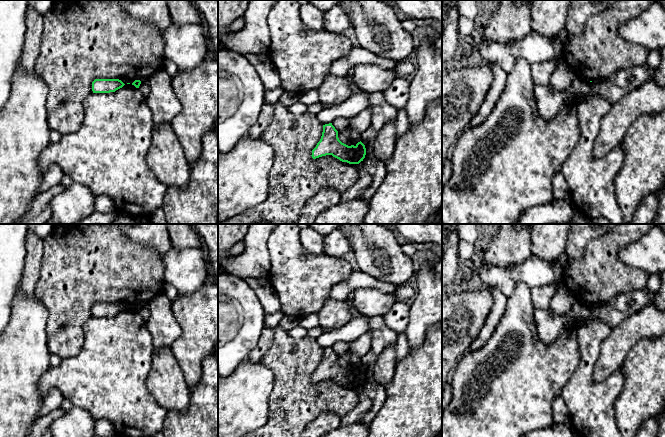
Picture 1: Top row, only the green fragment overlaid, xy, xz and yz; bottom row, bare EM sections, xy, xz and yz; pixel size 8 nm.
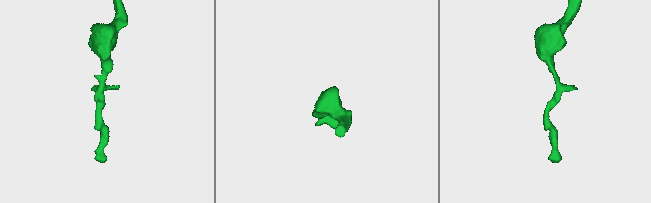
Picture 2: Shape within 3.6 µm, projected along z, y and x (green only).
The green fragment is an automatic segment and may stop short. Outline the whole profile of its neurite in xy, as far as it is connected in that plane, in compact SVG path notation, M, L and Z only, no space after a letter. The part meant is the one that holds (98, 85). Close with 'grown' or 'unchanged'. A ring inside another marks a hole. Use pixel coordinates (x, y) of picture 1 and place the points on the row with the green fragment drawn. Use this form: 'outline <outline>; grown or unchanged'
outline M95 79L92 82L93 93L110 93L122 88L125 84L119 79Z; unchanged

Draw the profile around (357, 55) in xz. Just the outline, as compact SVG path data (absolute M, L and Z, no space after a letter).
M353 46L345 57L333 63L328 75L346 77L349 69L358 64L374 64L386 70L393 70L397 65L397 62L388 58L380 57L361 46Z

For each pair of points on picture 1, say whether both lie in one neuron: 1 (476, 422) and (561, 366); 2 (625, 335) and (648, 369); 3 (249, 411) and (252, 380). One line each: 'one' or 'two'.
1: one
2: two
3: one

